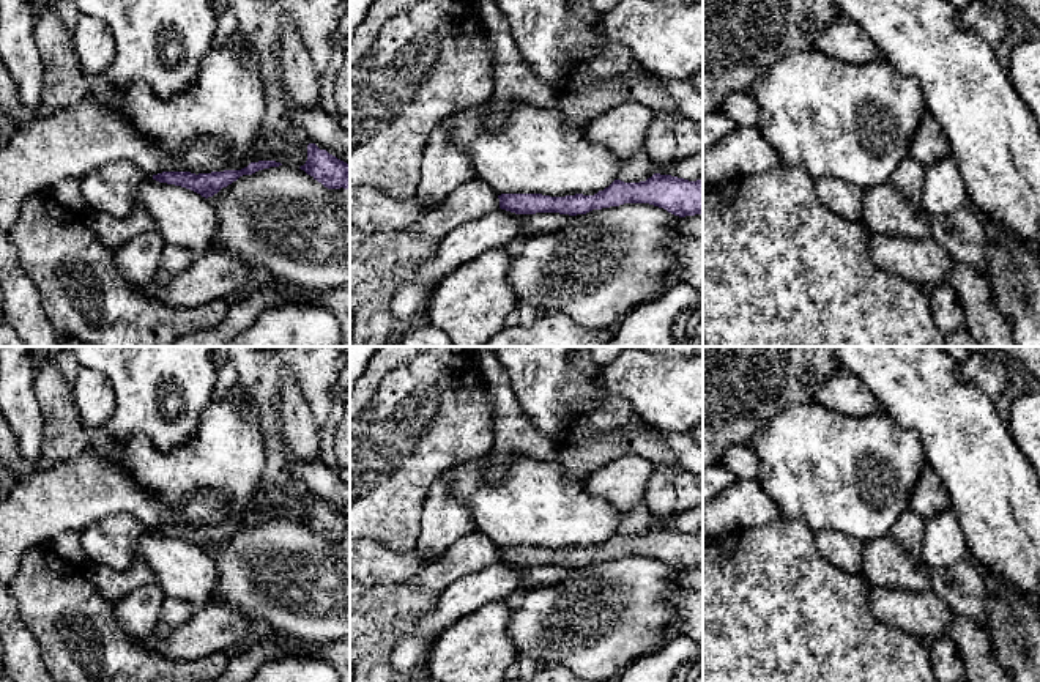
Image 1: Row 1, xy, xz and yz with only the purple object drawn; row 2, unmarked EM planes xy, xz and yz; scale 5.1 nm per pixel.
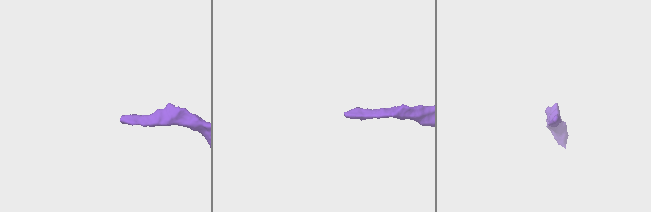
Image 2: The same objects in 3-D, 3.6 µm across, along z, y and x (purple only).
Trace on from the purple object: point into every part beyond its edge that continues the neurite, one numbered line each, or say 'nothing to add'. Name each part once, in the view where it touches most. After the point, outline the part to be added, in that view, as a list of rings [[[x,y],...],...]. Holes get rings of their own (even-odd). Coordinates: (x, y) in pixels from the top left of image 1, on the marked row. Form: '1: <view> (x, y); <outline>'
nothing to add

